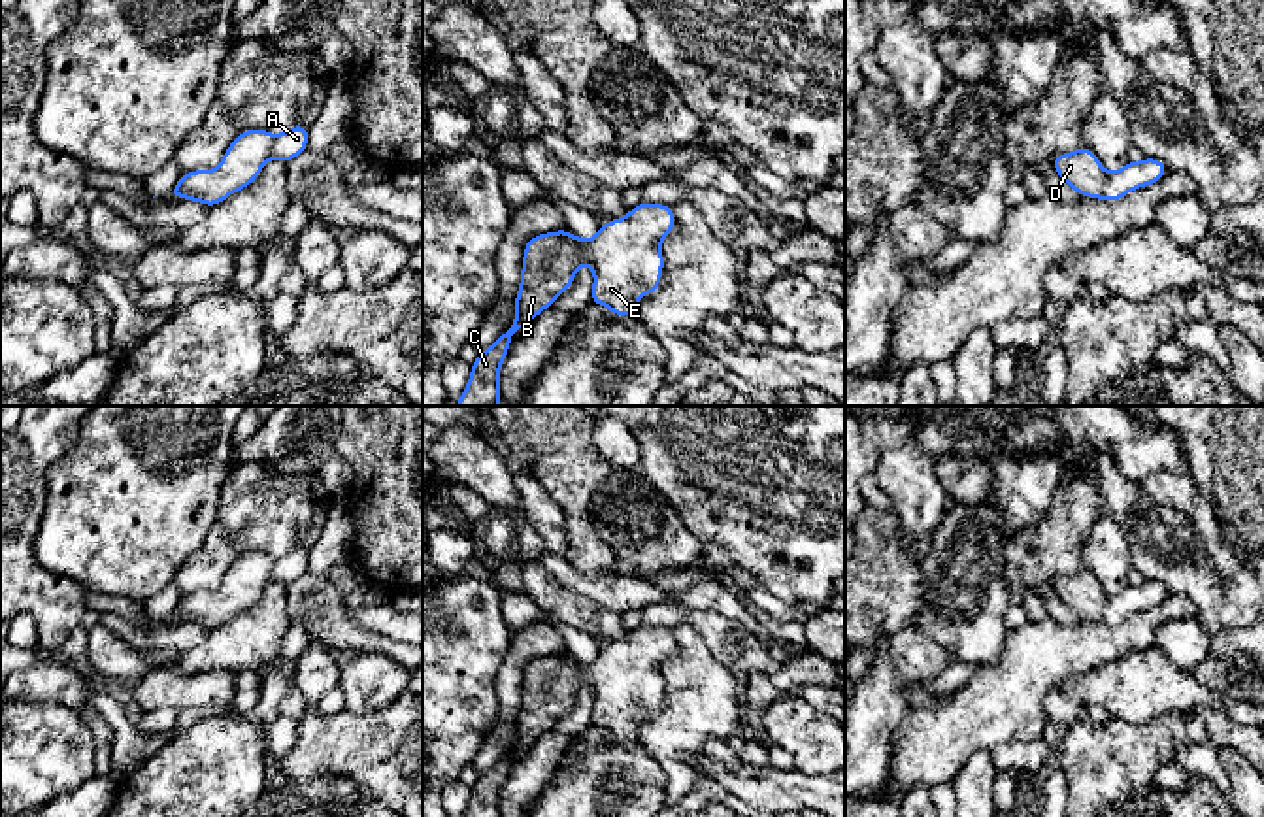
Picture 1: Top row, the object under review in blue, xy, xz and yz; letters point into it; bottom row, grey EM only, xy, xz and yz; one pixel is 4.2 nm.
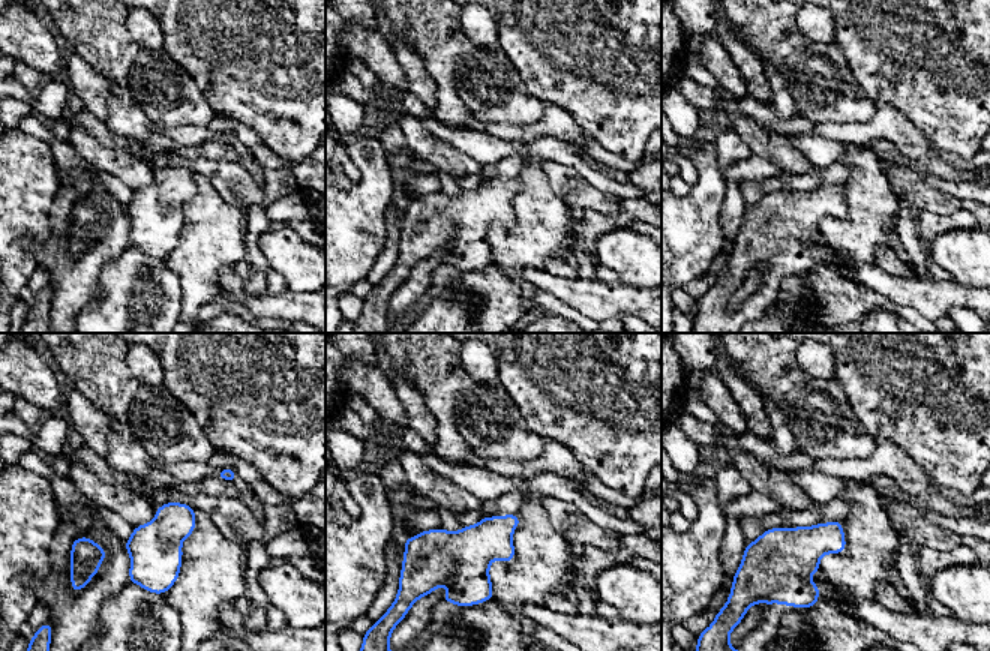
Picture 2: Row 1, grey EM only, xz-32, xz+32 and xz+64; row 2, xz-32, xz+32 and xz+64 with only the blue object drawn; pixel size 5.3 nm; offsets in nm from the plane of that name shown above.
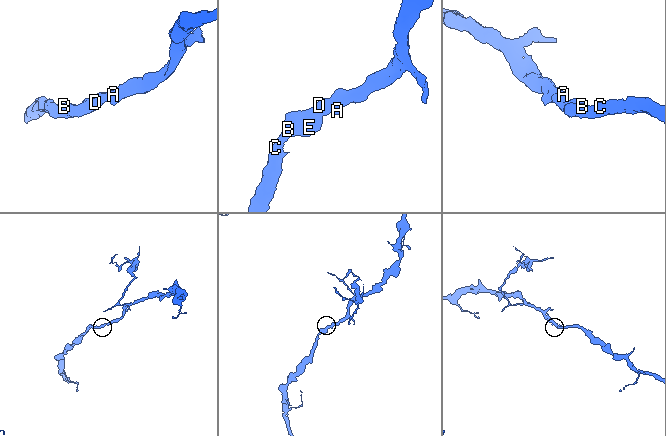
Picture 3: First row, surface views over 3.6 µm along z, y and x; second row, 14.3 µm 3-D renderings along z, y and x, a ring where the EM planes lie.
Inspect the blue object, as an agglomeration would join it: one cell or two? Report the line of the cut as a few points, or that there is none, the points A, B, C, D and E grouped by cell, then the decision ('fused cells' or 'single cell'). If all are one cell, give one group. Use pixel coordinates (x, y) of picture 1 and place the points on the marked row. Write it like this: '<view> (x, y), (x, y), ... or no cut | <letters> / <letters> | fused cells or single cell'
no cut | A B C D E | single cell

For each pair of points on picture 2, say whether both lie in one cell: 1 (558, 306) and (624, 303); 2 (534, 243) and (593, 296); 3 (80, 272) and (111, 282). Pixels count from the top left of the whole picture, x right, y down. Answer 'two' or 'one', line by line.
1: two
2: two
3: two

